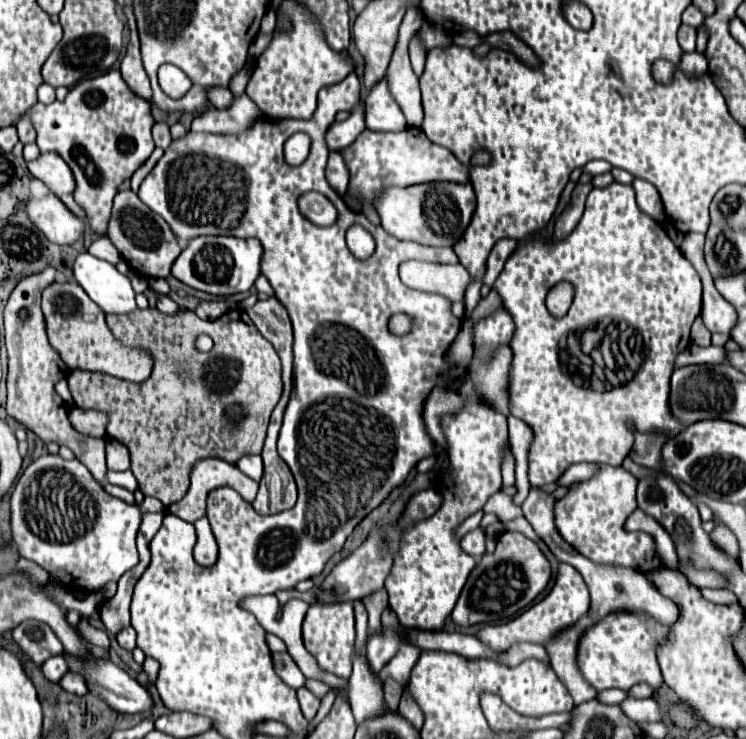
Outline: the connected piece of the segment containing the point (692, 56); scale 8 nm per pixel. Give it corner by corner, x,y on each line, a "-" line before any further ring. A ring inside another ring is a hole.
683,53
679,69
687,77
699,77
701,73
707,73
707,59
701,53

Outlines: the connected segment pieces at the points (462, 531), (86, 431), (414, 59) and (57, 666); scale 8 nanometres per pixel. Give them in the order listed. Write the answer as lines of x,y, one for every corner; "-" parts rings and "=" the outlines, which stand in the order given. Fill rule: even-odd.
479,510
470,517
468,517
463,523
461,523
455,530
455,535
458,539
461,539
468,532
476,529
480,526
483,518
483,510
=
71,407
69,409
69,423
83,435
105,437
108,417
101,411
=
417,34
412,37
408,50
415,75
421,75
421,73
423,73
423,65
425,65
425,49
421,47
421,41
=
57,655
57,657
49,657
49,661
45,661
45,663
41,663
41,673
43,673
43,677
45,679
49,679
49,681
53,681
53,683
57,683
69,669
67,669
67,663
65,663
65,659
61,657
61,655

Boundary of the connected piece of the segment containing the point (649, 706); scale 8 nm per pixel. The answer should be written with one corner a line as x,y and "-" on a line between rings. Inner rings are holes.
627,697
621,701
621,711
633,721
661,721
661,711
653,699
633,699

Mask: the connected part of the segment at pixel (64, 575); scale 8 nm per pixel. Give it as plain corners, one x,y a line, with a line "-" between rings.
43,455
23,471
11,493
11,537
21,557
41,565
65,587
77,585
85,591
99,591
109,581
119,581
125,571
137,565
139,553
135,537
143,511
165,511
165,507
155,497
145,497
141,505
127,505
125,501
111,497
77,459
65,461
59,455

